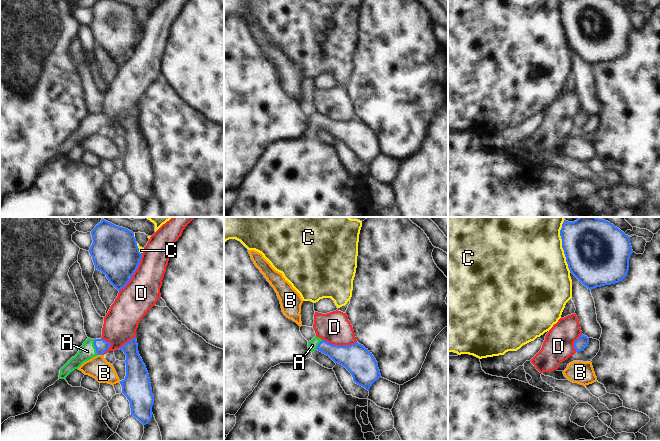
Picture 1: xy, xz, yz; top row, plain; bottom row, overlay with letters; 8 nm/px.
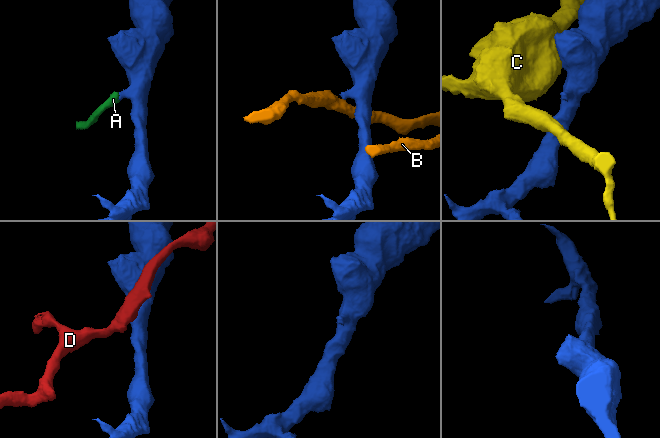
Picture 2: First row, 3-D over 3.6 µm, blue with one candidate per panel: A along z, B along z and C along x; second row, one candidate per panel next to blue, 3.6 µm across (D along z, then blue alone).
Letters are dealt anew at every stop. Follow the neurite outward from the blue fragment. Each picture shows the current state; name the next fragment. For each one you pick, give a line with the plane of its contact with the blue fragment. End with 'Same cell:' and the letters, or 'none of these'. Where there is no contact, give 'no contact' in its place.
A: contact in xy
Same cell: A

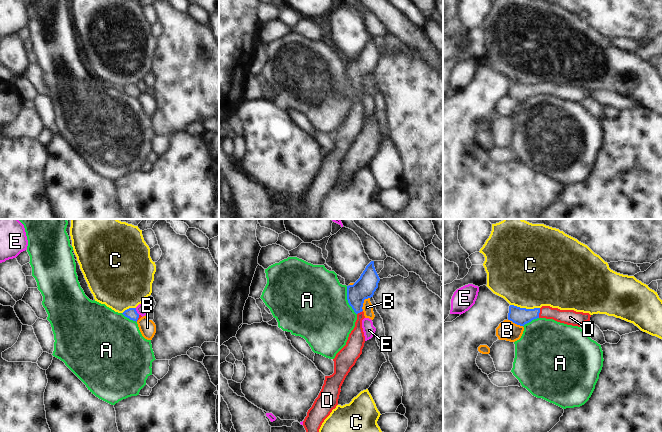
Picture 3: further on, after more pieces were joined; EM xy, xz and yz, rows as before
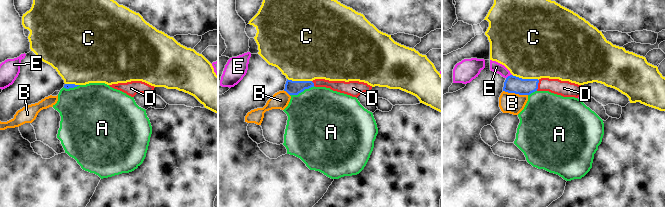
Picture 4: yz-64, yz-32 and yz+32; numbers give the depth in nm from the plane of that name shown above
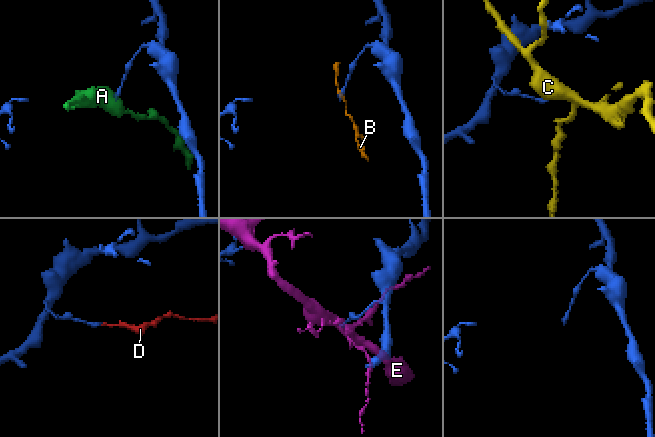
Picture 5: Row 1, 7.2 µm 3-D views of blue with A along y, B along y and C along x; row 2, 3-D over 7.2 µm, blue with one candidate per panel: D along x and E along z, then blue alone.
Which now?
D: contact in yz
Same cell: D

